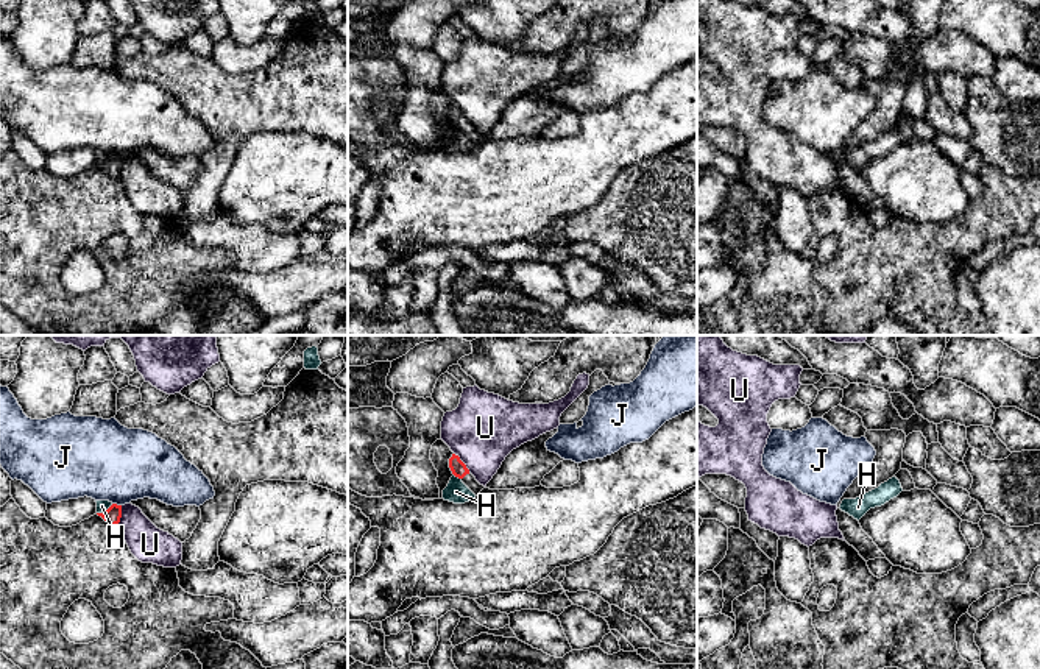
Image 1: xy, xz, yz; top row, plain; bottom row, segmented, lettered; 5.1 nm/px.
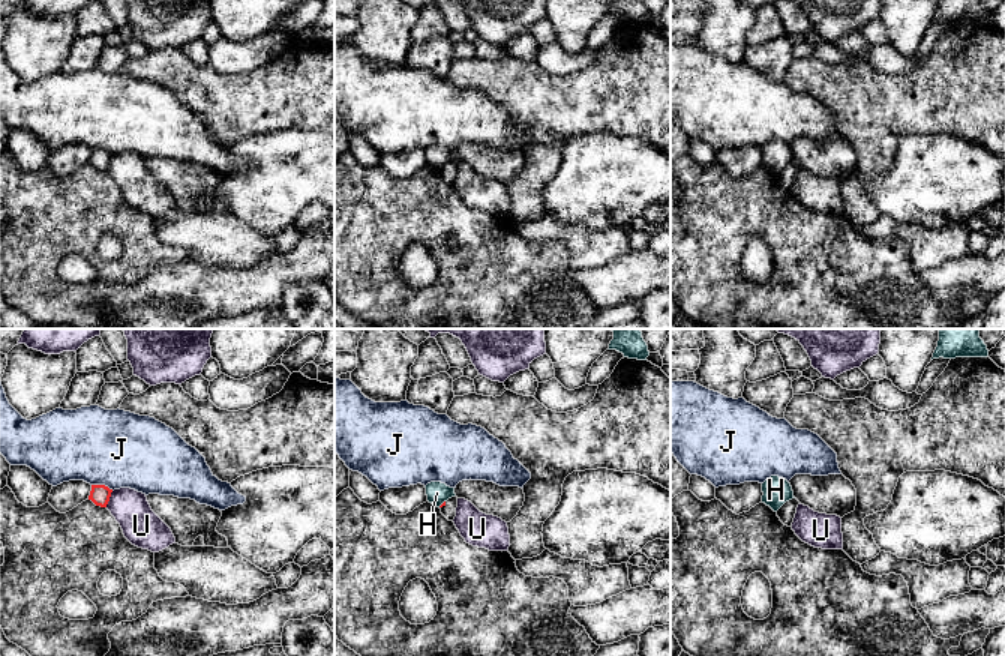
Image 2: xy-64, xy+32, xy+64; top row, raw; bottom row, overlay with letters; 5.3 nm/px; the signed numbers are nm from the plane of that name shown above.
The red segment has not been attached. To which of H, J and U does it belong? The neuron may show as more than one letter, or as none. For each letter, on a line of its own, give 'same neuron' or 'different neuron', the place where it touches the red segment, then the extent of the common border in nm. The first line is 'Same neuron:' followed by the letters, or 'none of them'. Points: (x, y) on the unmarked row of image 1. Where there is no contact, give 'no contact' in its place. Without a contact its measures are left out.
Same neuron: none of them
H: different neuron; contact xy (105, 161); length 100 nm
J: different neuron; contact xy (116, 155); length 50 nm
U: different neuron; contact xz (462, 113); length 130 nm

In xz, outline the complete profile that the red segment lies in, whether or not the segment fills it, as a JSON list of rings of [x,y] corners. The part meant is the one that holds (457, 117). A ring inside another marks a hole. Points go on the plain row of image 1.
[[[452,104],[449,109],[449,119],[476,147],[485,139],[476,131],[458,106]]]

